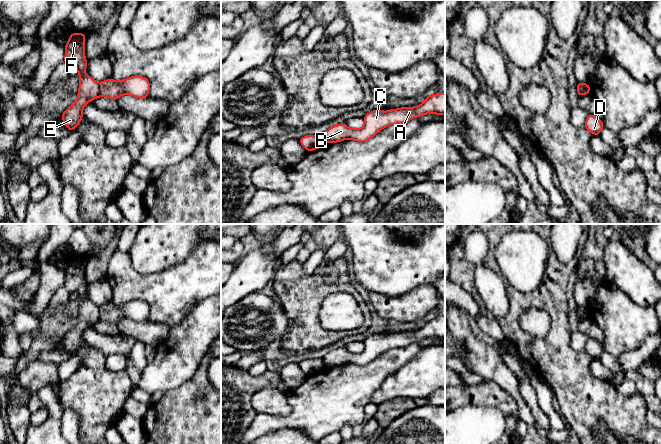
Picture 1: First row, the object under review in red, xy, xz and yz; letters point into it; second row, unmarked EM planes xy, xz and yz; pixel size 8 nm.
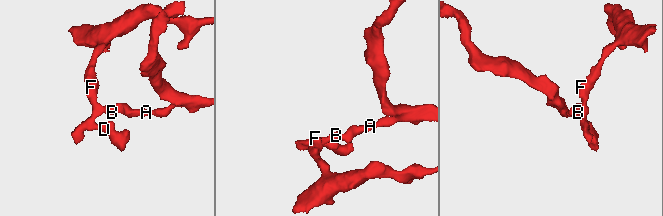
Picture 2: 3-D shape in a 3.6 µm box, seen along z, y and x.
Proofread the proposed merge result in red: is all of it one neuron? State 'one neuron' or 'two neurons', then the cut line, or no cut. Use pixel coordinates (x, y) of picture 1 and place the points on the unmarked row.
two neurons; cut in xy along (98, 307), (99, 319)

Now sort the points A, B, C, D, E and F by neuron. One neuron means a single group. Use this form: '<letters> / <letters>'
A B C / D E F

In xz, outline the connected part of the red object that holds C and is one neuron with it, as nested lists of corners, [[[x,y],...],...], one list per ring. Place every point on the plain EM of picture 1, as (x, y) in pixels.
[[[445,317],[428,319],[426,324],[416,331],[402,331],[385,336],[380,333],[373,334],[363,341],[365,348],[361,353],[351,353],[345,347],[337,348],[323,358],[323,363],[329,367],[338,367],[349,362],[366,366],[391,348],[403,348],[412,342],[430,337],[445,338]]]

